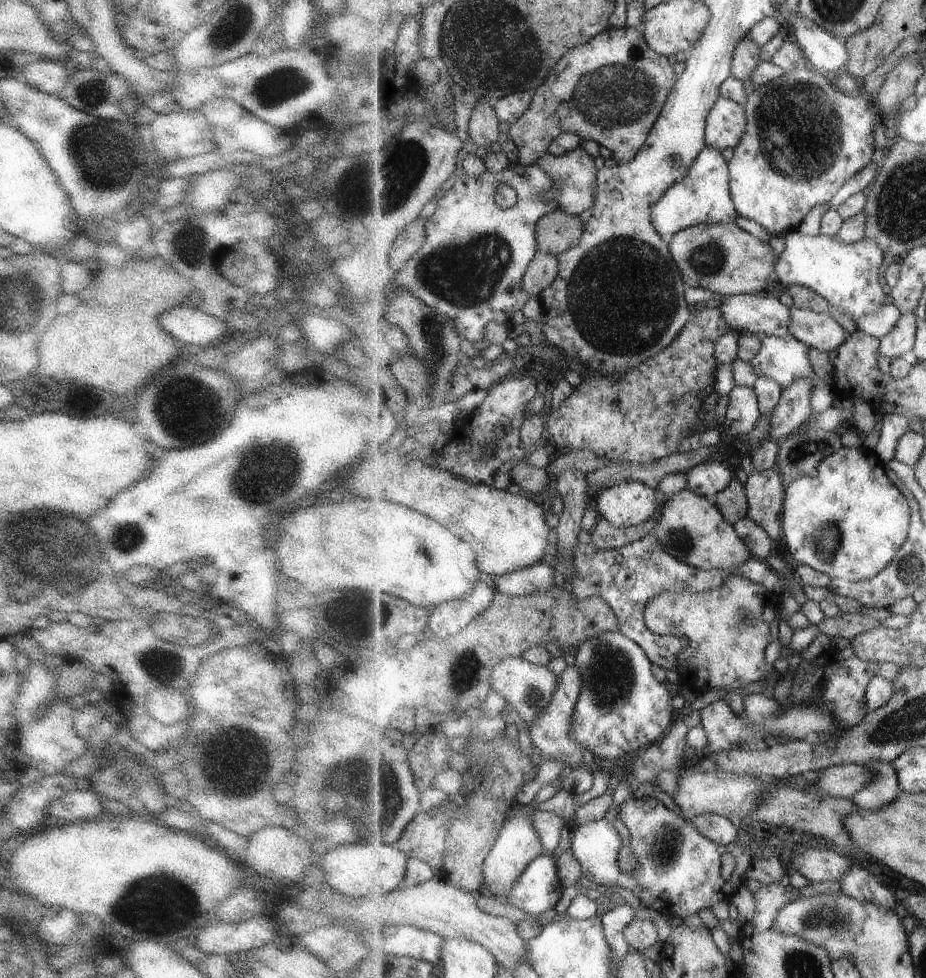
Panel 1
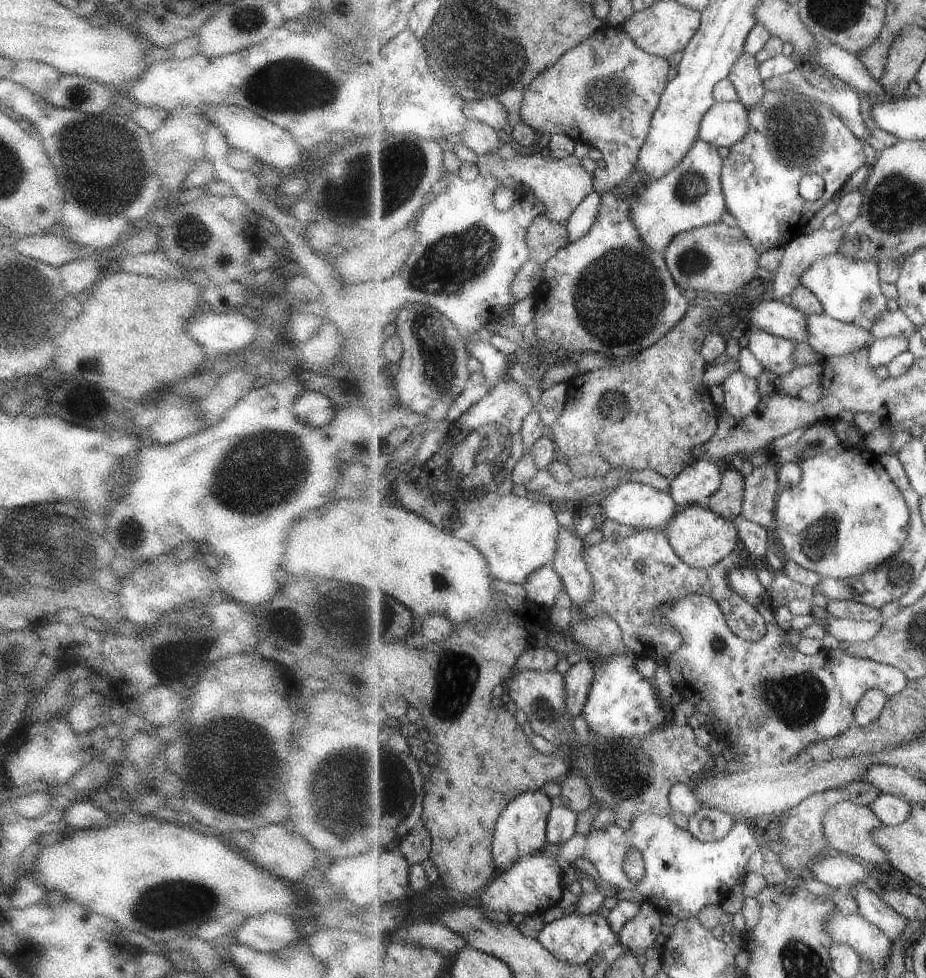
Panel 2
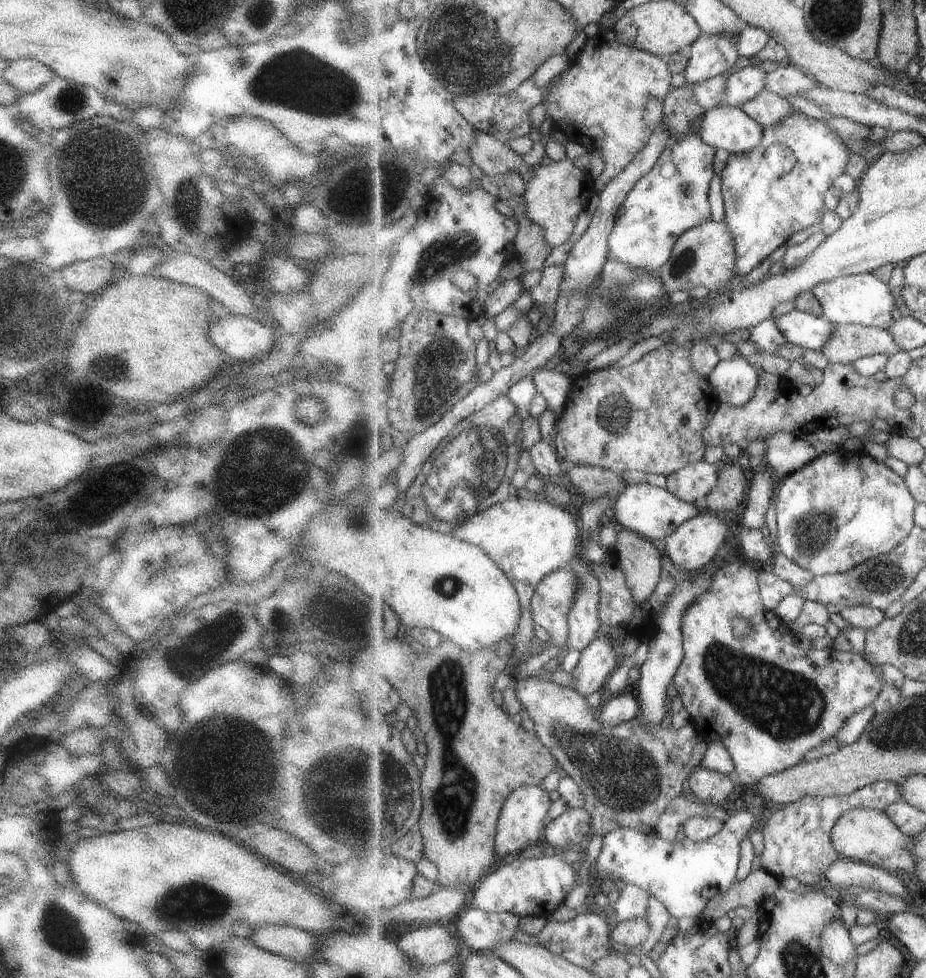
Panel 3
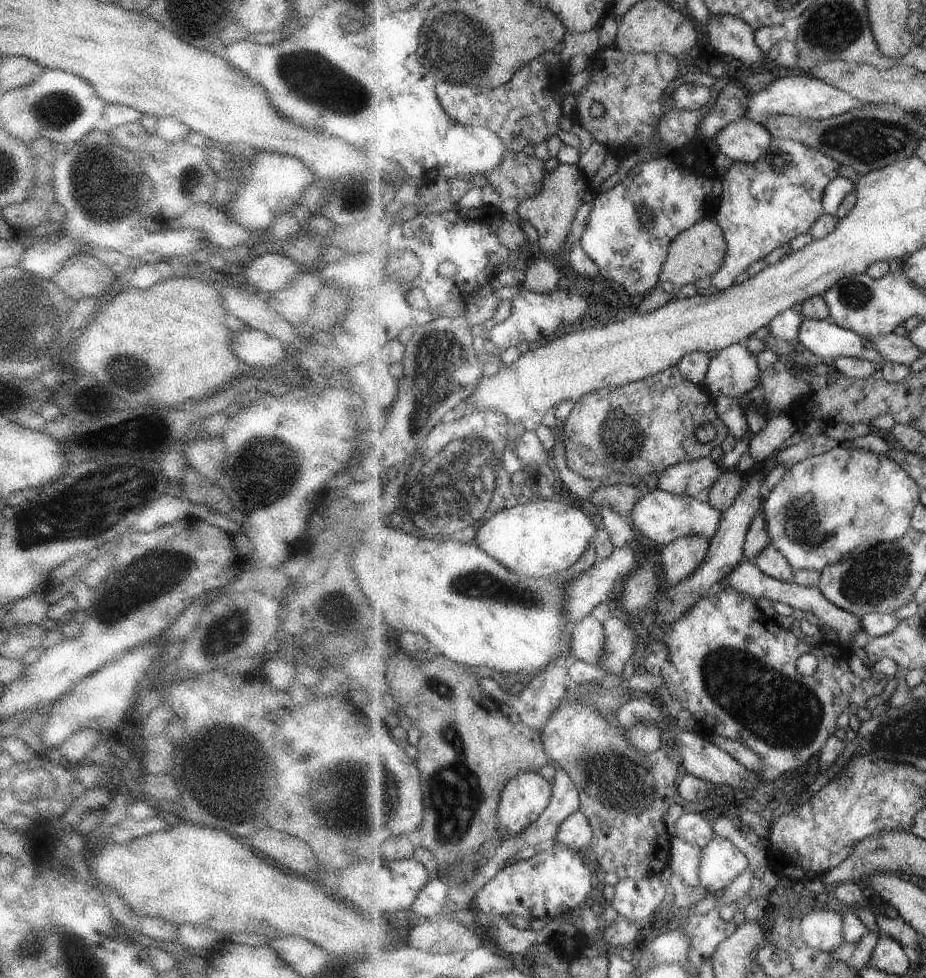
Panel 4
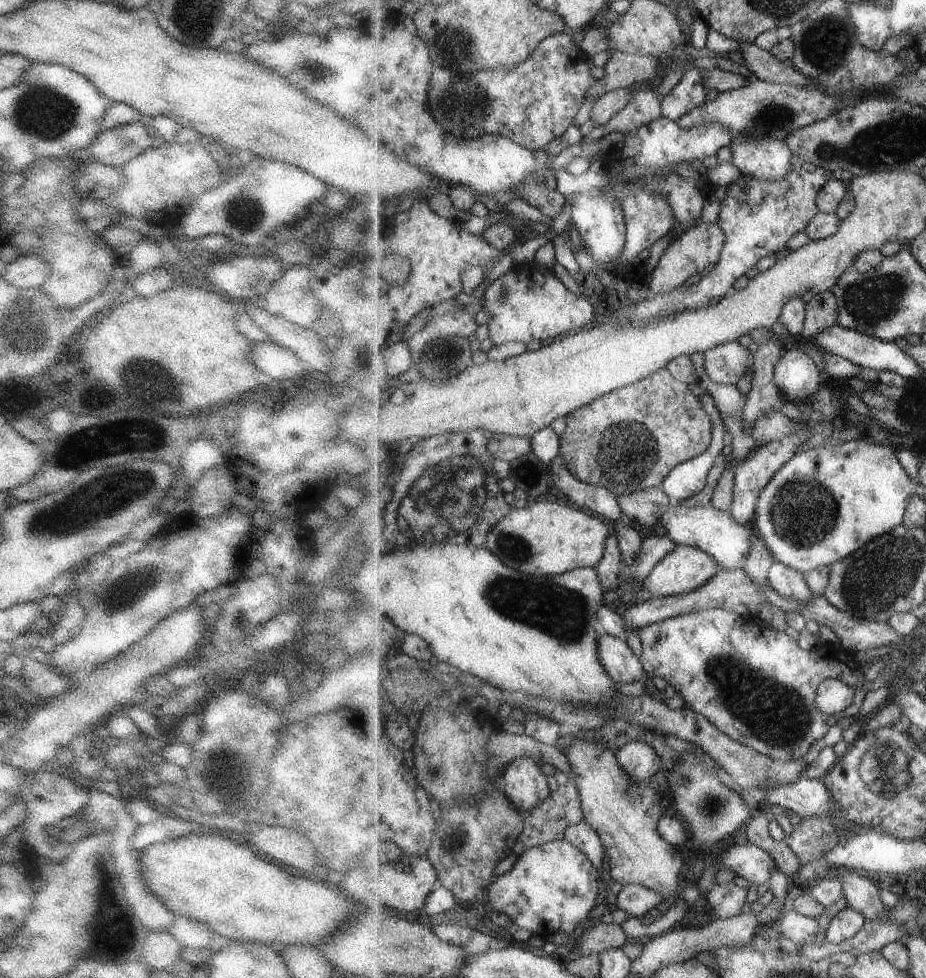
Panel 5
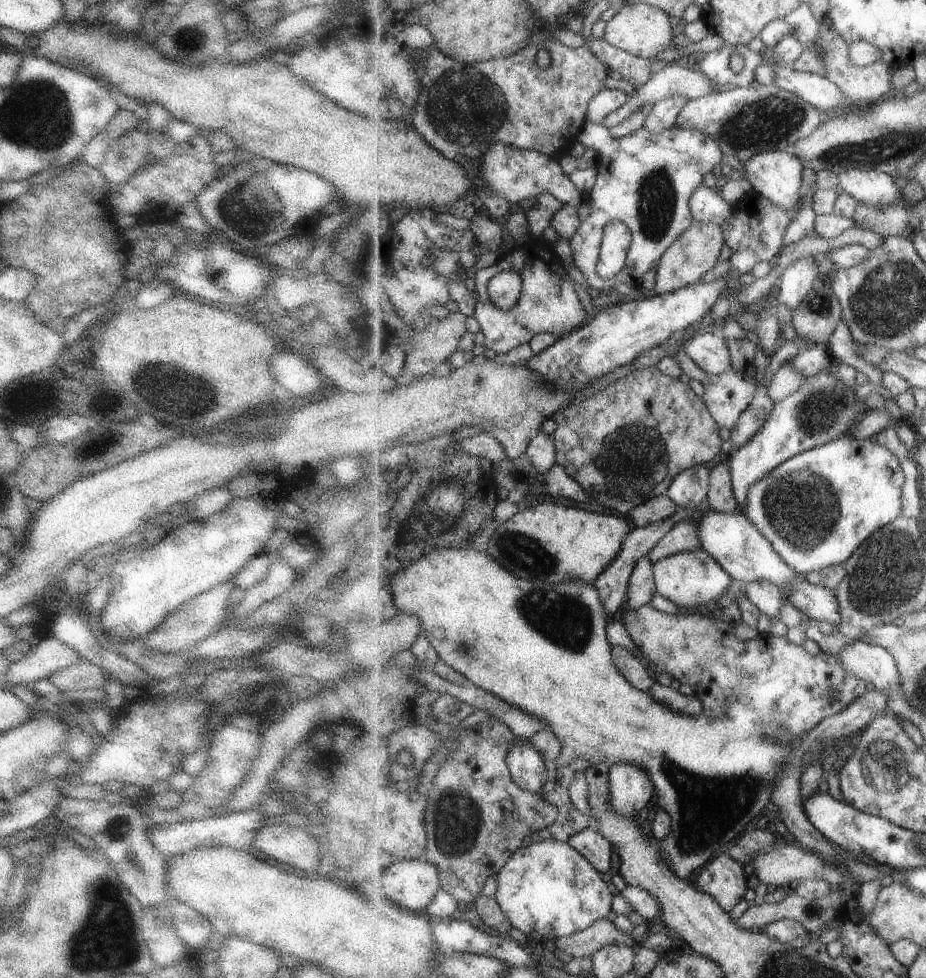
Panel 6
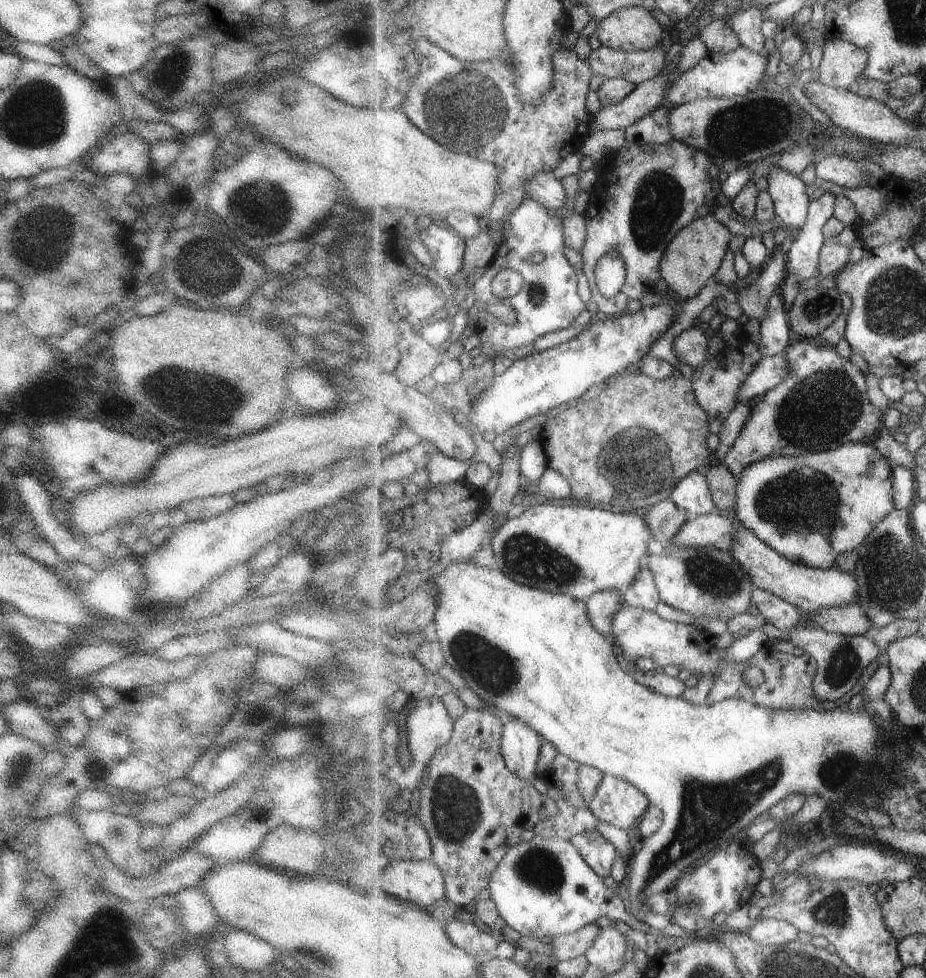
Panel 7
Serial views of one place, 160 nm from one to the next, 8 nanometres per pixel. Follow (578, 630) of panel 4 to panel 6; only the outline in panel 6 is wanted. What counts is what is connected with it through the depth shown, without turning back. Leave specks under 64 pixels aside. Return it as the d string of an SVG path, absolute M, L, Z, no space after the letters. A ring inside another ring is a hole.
M614 646L612 657L619 672L634 687L649 692L650 688L654 686L655 676L641 664L636 654L633 654L627 648L623 648L623 646Z

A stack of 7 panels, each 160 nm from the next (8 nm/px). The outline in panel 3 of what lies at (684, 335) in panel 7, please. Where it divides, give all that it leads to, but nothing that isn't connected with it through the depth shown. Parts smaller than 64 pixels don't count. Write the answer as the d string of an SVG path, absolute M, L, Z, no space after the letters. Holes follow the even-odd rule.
M737 353L728 360L722 360L707 380L722 403L736 407L744 407L751 402L760 386L759 372L755 370L754 364Z

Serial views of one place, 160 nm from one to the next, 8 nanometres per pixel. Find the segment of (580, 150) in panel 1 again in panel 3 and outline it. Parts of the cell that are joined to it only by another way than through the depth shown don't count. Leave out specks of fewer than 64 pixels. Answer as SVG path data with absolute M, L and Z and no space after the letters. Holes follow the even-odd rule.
M569 157L558 161L551 160L547 165L536 167L523 189L519 191L524 191L521 194L526 203L527 216L543 227L553 248L569 240L585 203L597 192L596 179L593 179L589 169L577 168Z

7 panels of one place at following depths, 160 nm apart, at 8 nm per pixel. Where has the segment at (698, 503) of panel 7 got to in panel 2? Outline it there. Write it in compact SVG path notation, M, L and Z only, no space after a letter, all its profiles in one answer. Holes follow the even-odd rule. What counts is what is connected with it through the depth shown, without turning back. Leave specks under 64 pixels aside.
M697 460L674 478L669 494L679 506L699 503L720 490L723 478L724 472L714 461Z

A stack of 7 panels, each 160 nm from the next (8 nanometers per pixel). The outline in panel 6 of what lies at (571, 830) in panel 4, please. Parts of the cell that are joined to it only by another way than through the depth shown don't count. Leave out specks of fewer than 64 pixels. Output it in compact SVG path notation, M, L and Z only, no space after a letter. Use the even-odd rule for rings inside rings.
M595 817L585 830L574 834L568 843L589 860L601 874L611 872L613 845L602 835Z

